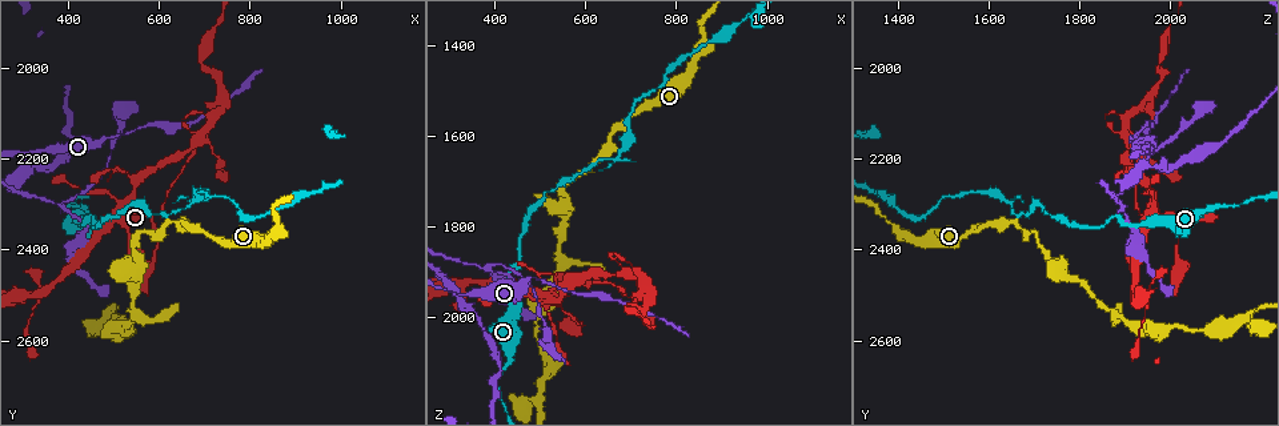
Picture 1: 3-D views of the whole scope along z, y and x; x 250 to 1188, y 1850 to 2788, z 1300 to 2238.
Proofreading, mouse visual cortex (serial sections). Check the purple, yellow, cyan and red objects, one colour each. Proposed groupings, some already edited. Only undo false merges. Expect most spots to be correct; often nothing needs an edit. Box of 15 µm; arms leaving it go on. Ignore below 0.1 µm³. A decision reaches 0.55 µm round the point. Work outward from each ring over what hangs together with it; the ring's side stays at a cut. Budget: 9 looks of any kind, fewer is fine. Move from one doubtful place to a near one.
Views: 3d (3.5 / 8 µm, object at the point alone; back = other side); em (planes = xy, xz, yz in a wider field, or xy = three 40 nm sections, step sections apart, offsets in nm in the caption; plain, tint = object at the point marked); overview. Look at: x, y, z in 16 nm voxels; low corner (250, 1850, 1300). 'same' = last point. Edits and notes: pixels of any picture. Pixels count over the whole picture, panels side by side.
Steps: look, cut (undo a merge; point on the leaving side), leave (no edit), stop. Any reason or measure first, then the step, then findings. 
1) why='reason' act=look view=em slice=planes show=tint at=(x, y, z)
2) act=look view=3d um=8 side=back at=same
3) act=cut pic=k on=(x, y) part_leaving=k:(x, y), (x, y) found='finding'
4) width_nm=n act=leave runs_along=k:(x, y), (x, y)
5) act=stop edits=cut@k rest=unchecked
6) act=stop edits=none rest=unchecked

why='a fork' act=look view=3d um=3.5 at=(520, 2315, 1960)

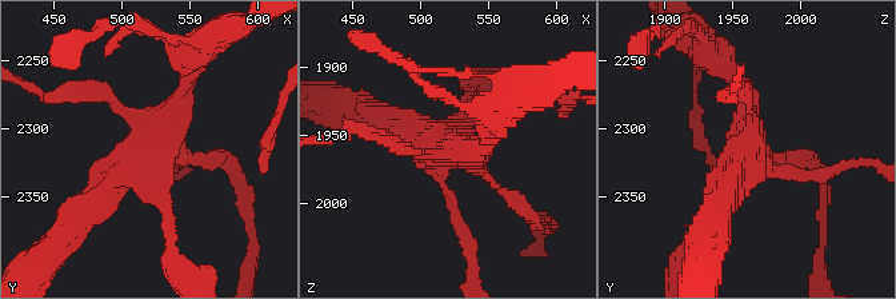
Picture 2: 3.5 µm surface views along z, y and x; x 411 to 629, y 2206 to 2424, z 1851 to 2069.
why='now the EM' act=look view=em slice=xy step=5 show=tint at=(522, 2318, 1956)

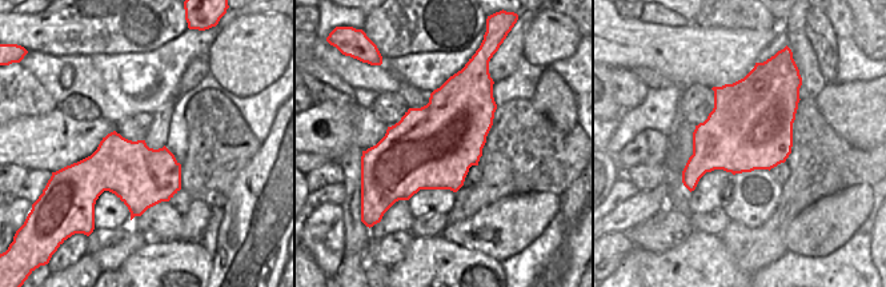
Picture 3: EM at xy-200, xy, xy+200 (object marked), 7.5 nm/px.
width_nm=650 act=leave runs_along=2:(812, 175), (744, 155), (735, 78) found='continuous, no second cell'

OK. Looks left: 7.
why='abrupt turn' act=look view=3d um=3.5 at=(325, 2505, 1930)

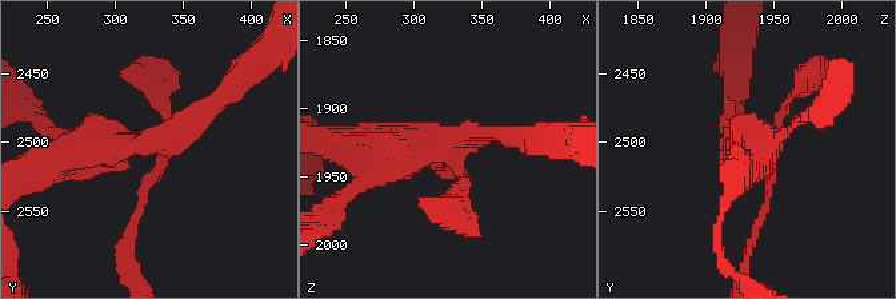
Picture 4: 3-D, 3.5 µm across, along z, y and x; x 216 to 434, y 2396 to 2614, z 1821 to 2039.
act=look view=em slice=xy step=2 show=tint at=(332, 2502, 1924)

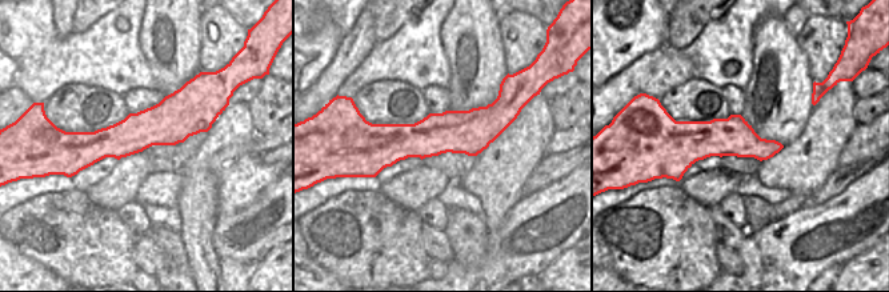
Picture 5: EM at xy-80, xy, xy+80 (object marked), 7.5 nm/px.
act=leave runs_along=4:(228, 92), (70, 162) found='one cell here'

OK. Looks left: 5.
why='thin neck' act=look view=3d um=3.5 at=(485, 2155, 1910)

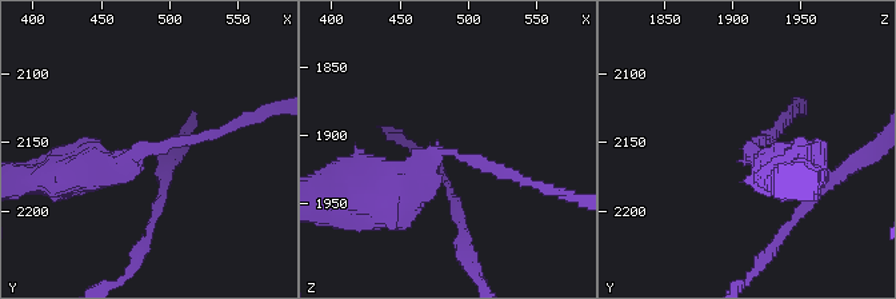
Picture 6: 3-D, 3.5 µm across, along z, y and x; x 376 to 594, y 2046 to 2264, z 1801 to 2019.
arm_widths_nm=150,500 why='now the EM' act=look view=em slice=xy step=1 show=tint at=(490, 2158, 1916)

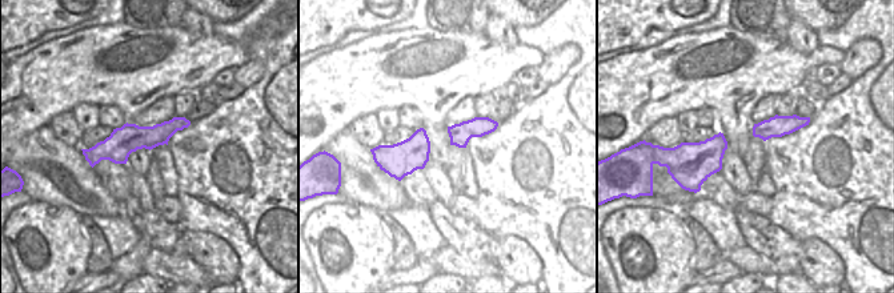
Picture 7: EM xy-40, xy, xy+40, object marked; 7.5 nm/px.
act=leave runs_along=7:(185, 123), (87, 152) found='continuous, no second cell'

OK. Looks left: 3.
why='sharp bend' act=look view=3d um=8 at=(540, 2385, 1715)

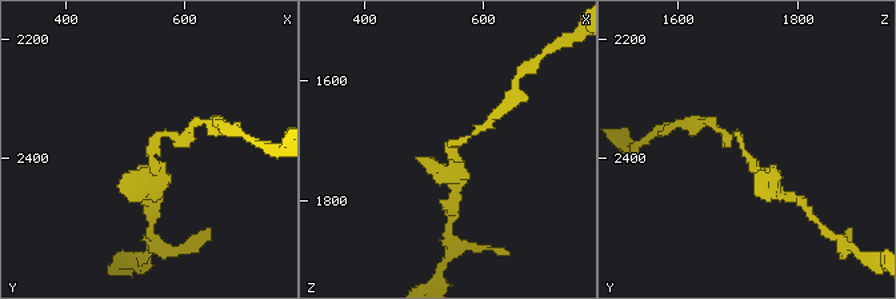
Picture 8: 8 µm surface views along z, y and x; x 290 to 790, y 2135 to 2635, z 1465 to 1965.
act=look view=3d um=3.5 at=(540, 2380, 1710)

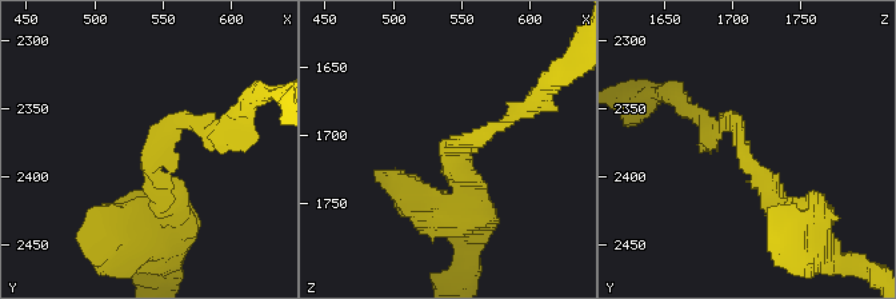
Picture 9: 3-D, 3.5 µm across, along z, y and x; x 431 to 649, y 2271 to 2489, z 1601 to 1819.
act=leave runs_along=9:(714, 128), (735, 119), (775, 202), (799, 210) found='continuous, no second cell'

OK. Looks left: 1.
act=stop edits=none rest=unchecked

